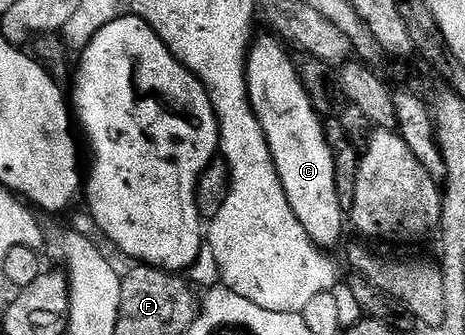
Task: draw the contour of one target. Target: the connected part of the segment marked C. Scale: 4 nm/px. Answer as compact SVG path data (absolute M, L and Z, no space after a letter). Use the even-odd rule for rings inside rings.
M256 38L247 52L249 101L271 143L273 161L279 167L281 185L287 190L297 221L303 223L305 233L318 247L331 249L335 239L343 235L343 223L345 227L345 209L335 193L335 158L321 134L321 117L312 108L310 97L303 93L294 62L288 59L287 63L288 48L278 38L270 38Z

